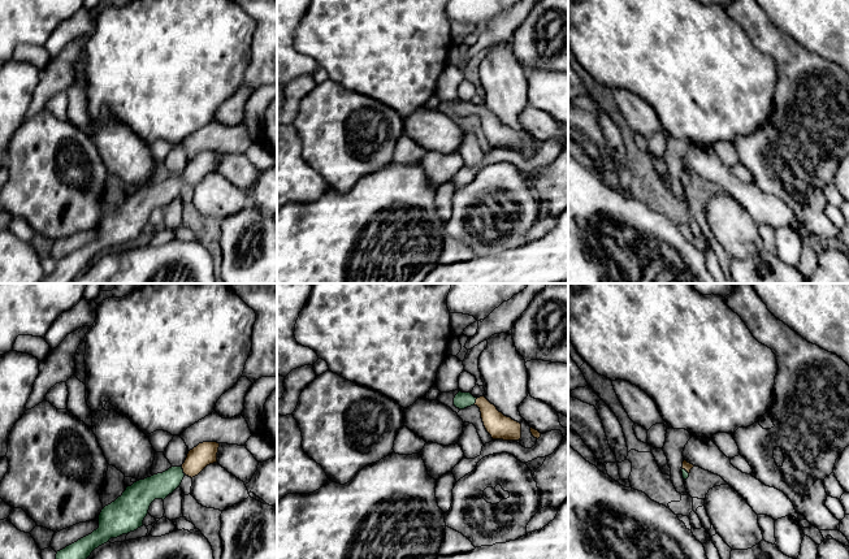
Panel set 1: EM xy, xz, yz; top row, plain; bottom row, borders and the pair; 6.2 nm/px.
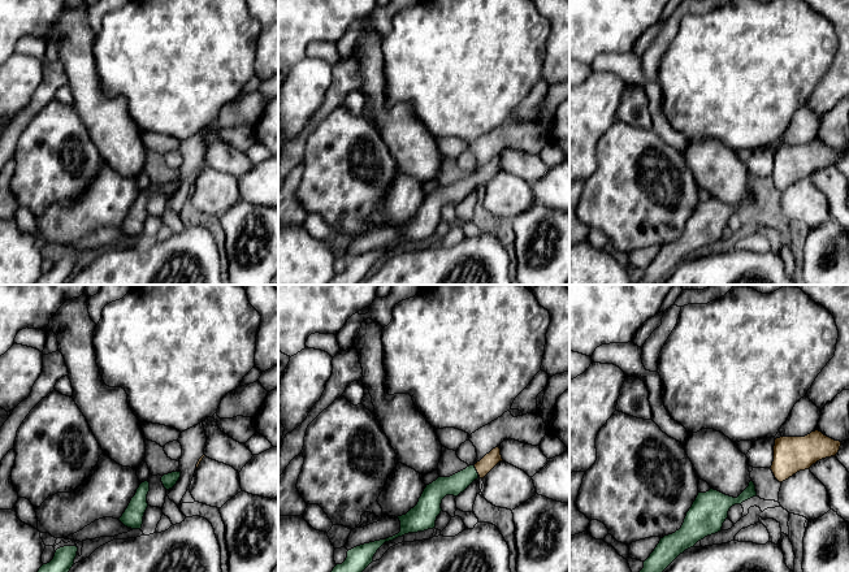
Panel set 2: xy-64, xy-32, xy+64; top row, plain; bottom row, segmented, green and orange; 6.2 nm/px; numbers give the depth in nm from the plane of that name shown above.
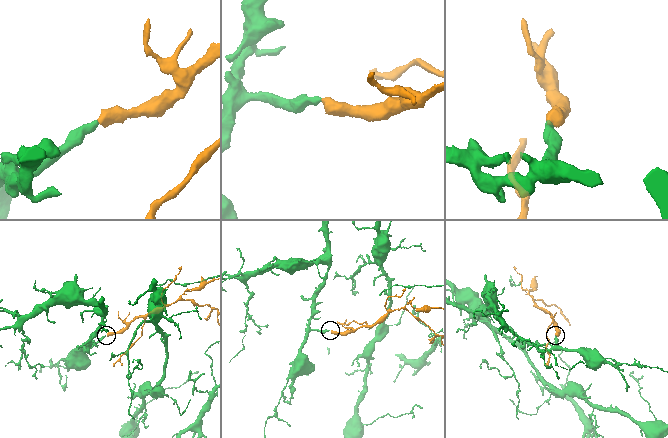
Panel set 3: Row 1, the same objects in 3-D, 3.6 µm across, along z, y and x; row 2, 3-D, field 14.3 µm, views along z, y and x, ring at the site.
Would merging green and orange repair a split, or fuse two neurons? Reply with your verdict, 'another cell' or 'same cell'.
same cell

